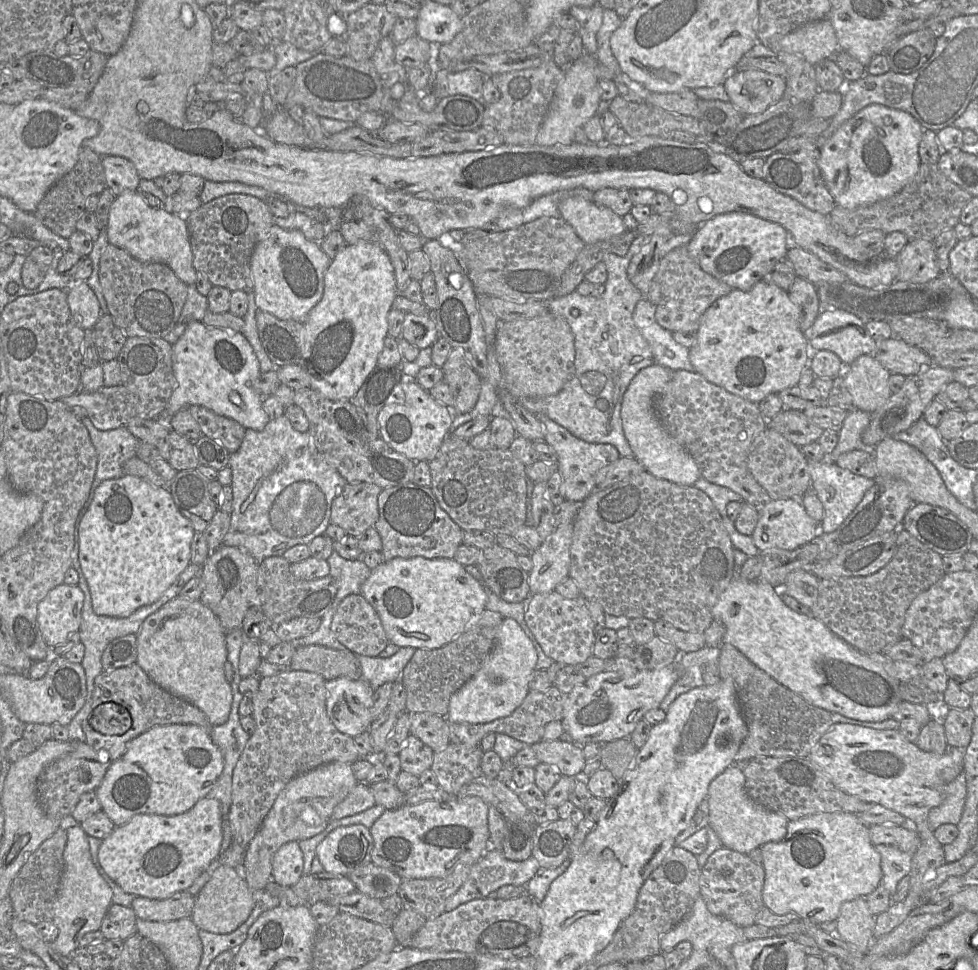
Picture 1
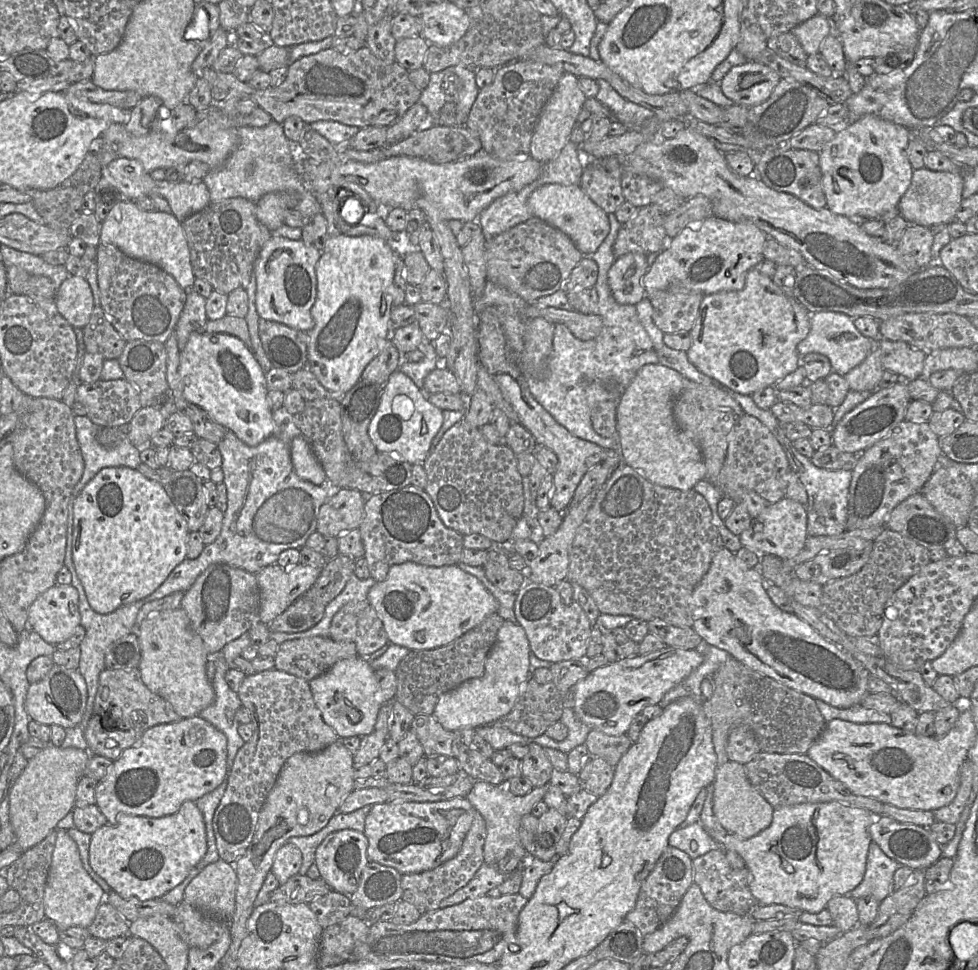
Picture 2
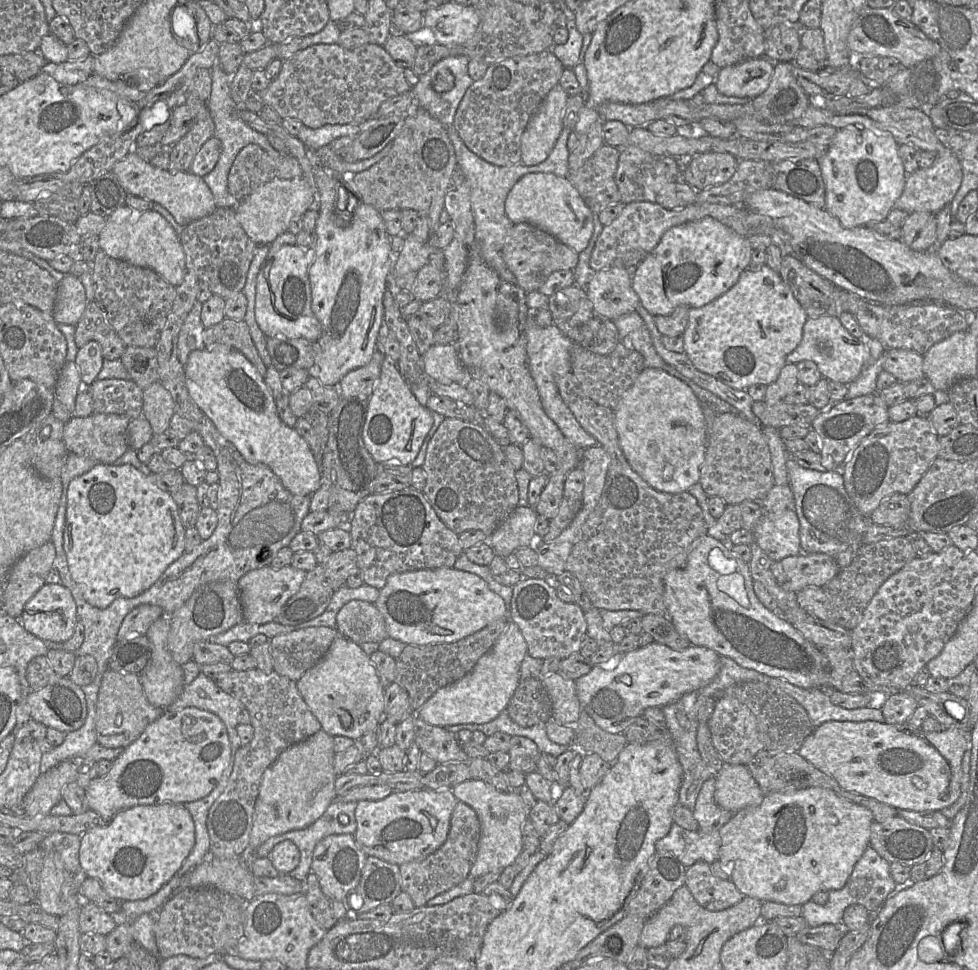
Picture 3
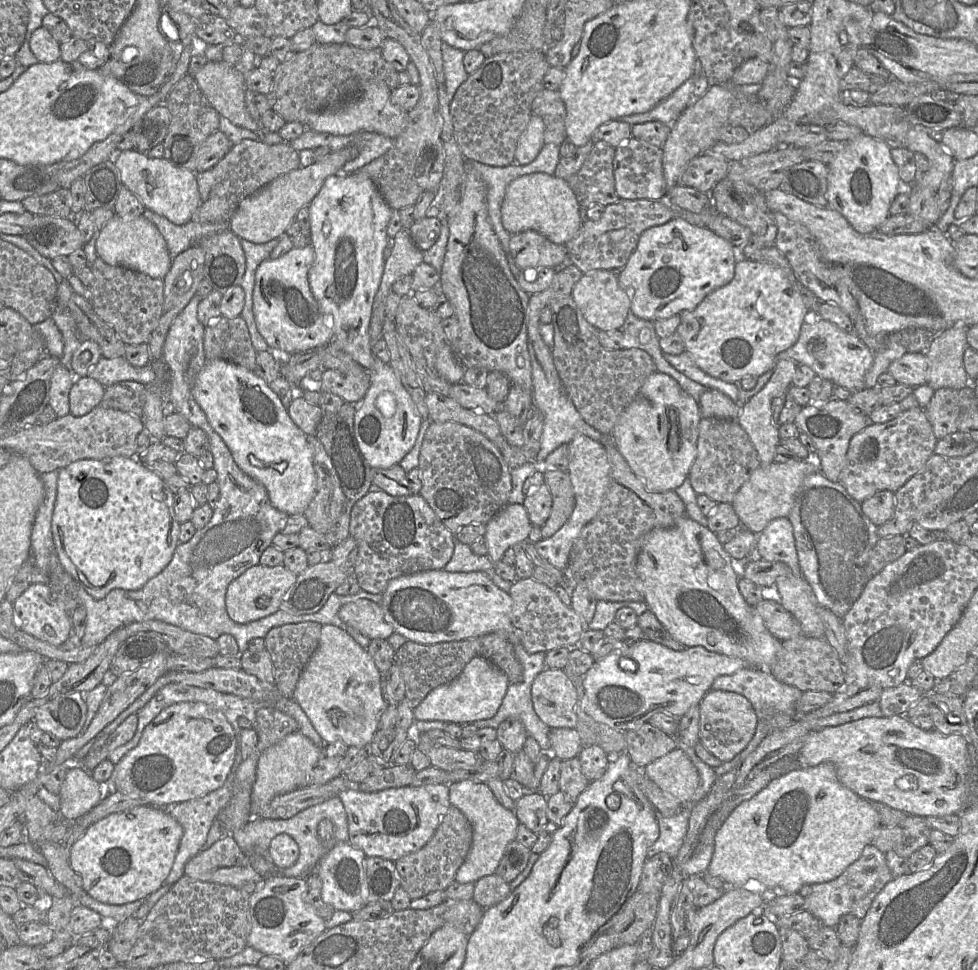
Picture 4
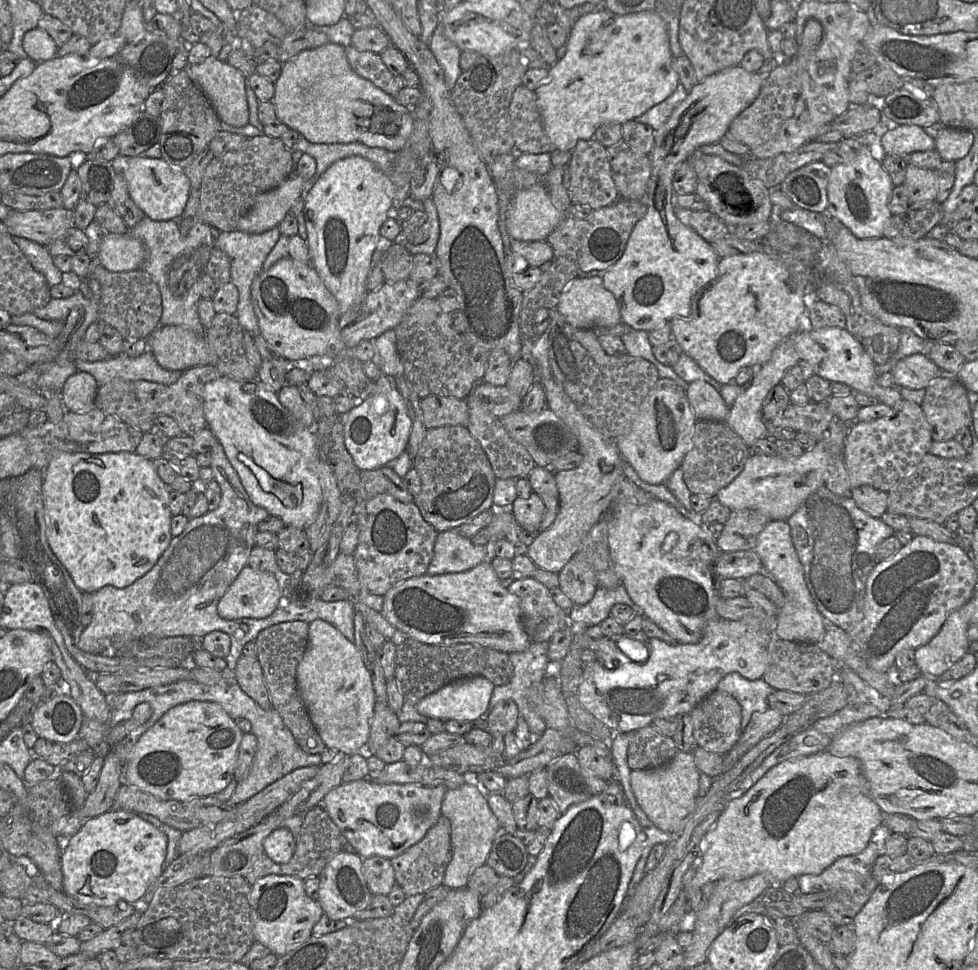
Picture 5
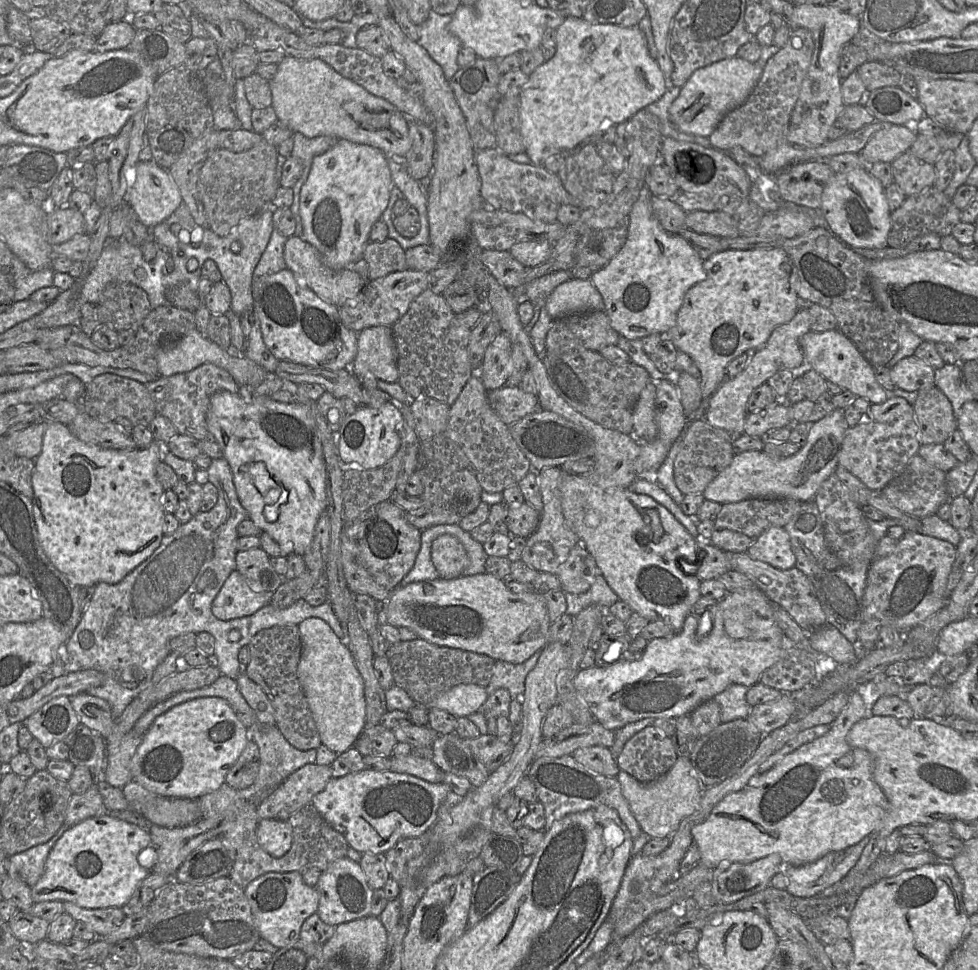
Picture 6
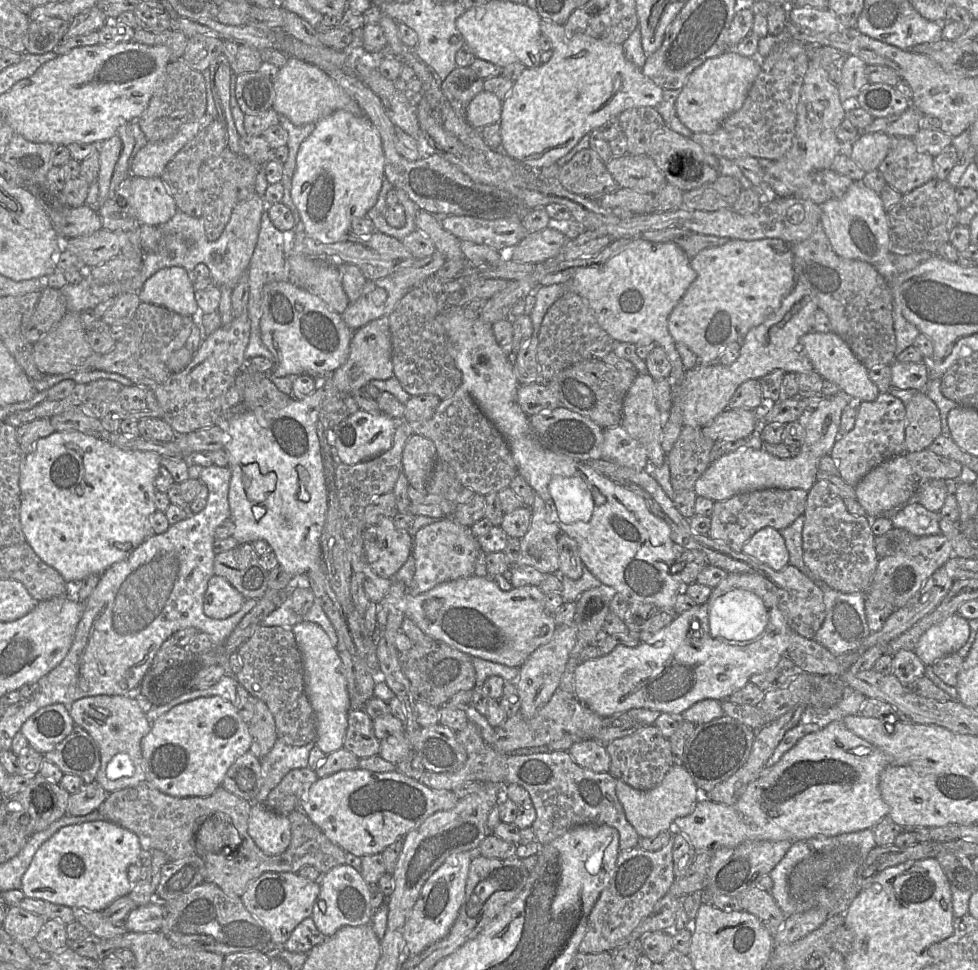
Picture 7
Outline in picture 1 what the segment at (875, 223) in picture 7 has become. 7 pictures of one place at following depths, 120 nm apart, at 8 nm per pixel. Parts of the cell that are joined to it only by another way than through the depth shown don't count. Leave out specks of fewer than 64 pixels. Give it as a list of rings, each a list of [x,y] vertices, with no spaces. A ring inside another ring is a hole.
[[[871,104],[843,123],[821,146],[818,166],[835,204],[854,209],[902,190],[921,165],[919,143],[923,128],[909,113]]]

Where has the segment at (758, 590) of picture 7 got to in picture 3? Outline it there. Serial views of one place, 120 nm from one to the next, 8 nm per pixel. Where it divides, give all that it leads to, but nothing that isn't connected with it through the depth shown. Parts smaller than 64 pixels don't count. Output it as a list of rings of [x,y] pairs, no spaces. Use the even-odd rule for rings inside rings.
[[[653,642],[645,647],[617,654],[606,663],[592,667],[590,672],[575,681],[581,708],[604,731],[619,734],[649,707],[662,708],[684,694],[707,686],[720,670],[720,658],[712,649],[691,646],[674,650]]]

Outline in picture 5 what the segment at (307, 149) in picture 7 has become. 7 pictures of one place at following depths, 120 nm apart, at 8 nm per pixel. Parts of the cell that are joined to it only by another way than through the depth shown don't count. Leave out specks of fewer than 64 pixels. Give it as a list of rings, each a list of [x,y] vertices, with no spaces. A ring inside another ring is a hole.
[[[361,156],[332,163],[321,174],[304,200],[304,220],[311,264],[335,297],[340,316],[359,306],[367,296],[367,276],[380,228],[392,215],[395,187],[385,172]]]

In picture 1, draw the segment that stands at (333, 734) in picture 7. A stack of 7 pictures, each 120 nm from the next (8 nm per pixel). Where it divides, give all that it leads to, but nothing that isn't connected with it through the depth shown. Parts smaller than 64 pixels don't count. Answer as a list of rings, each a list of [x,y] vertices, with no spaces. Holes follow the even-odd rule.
[[[339,677],[327,680],[326,709],[338,731],[352,738],[367,731],[371,724],[374,690],[368,682]]]

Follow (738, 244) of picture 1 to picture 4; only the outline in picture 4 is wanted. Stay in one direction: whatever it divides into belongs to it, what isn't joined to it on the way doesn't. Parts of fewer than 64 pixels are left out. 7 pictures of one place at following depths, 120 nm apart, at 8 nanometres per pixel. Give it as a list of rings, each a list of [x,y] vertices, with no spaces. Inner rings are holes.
[[[675,217],[641,234],[636,250],[618,274],[618,281],[630,299],[630,311],[654,322],[683,310],[694,310],[708,294],[733,279],[735,264],[734,246],[727,240],[706,227]]]

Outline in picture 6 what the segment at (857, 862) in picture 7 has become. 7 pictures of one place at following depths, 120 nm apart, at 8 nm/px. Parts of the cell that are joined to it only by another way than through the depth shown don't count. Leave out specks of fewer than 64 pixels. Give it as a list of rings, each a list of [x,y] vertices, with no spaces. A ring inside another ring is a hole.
[[[869,836],[844,850],[829,852],[815,862],[804,865],[785,865],[783,872],[789,879],[785,889],[789,894],[814,897],[843,879],[859,860]]]

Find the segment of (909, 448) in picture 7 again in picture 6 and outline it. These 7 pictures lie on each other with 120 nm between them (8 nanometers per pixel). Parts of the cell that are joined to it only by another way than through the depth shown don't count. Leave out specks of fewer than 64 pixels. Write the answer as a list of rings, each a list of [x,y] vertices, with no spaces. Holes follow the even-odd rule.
[[[936,386],[918,391],[913,404],[917,438],[921,445],[943,444],[957,429],[957,418],[951,402]]]

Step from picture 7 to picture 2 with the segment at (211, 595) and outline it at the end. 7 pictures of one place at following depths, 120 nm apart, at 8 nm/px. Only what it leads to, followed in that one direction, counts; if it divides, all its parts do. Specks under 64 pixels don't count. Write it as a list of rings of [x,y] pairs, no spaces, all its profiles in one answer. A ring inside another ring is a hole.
[[[272,564],[256,573],[260,590],[259,621],[269,624],[302,596],[319,578],[322,568]]]

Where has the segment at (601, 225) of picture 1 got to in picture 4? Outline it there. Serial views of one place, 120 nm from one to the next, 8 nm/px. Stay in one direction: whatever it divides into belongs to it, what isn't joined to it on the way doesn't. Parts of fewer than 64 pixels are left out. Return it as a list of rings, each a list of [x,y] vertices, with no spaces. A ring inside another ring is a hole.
[[[543,172],[522,175],[508,185],[501,216],[504,228],[511,234],[534,230],[561,245],[572,240],[583,223],[580,205],[568,181]]]

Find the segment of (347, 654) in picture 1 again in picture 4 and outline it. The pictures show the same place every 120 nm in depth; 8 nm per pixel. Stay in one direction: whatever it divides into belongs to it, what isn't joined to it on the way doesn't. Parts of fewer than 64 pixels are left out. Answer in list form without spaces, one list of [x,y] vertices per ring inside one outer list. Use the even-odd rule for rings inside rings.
[[[317,622],[287,624],[272,628],[265,636],[265,649],[273,664],[274,685],[283,697],[293,699],[299,677],[318,647],[322,626]]]

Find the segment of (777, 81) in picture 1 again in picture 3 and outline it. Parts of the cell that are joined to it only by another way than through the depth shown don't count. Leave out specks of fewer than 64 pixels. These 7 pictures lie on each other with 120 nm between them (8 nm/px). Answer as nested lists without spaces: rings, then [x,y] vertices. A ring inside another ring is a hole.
[[[766,57],[747,60],[721,69],[716,87],[726,96],[755,98],[769,87],[773,72],[773,62]]]

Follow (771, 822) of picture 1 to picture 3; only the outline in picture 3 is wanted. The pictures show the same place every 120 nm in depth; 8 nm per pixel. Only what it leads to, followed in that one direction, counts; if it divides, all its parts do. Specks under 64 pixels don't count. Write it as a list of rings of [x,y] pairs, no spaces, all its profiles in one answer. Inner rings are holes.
[[[724,763],[715,778],[715,802],[731,813],[757,807],[765,797],[746,765]]]

